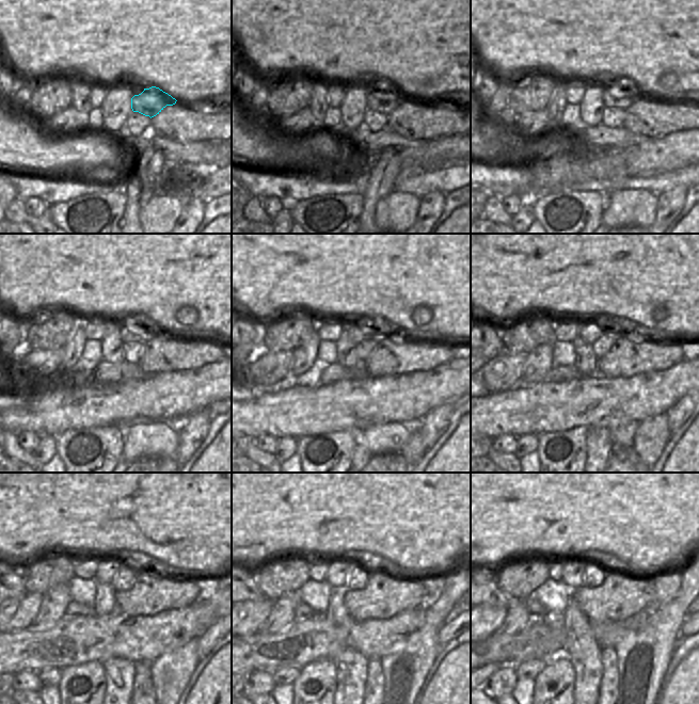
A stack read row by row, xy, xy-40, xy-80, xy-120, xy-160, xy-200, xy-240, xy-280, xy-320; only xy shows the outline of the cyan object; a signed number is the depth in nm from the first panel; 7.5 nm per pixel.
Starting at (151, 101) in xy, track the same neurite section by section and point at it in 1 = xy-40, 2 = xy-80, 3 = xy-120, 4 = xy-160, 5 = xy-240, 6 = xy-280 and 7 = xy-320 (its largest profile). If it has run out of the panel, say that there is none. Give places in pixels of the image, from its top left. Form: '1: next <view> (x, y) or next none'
1: next xy-40 (384, 100)
2: next xy-80 (623, 99)
3: next xy-120 (128, 334)
4: next xy-160 (358, 332)
5: next xy-240 (107, 568)
6: next xy-280 (338, 573)
7: next xy-320 (573, 569)

